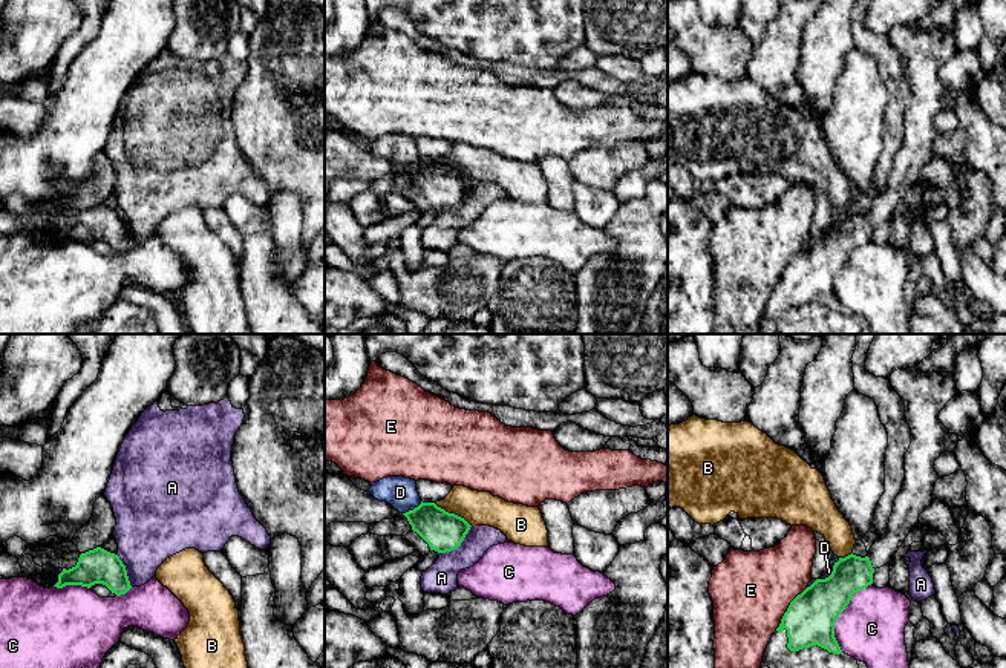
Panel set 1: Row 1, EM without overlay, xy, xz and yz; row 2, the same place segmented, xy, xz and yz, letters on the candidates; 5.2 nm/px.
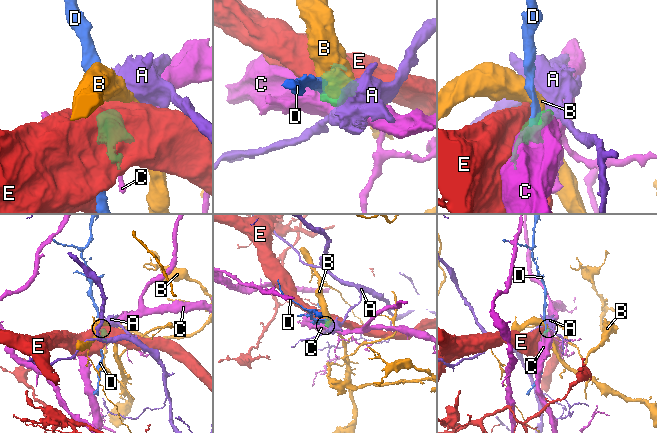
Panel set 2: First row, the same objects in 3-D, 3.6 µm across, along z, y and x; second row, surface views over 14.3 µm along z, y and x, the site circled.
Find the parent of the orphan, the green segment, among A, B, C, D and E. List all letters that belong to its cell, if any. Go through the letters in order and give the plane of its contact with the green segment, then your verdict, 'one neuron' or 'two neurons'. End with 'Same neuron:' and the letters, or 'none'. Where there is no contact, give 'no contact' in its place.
A: meets green in xz; two neurons
B: meets green in xz; two neurons
C: meets green in yz; two neurons
D: meets green in xz; two neurons
E: meets green in yz; two neurons
Same neuron: none

